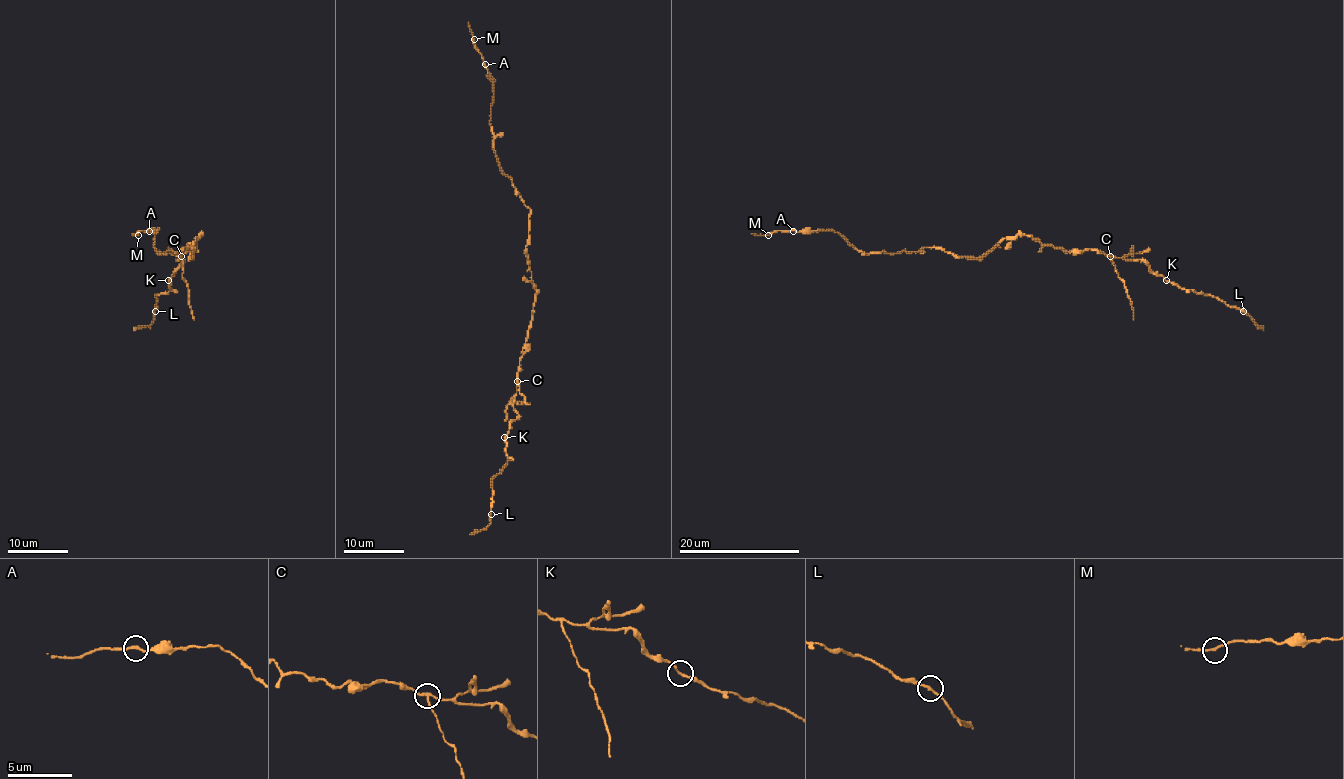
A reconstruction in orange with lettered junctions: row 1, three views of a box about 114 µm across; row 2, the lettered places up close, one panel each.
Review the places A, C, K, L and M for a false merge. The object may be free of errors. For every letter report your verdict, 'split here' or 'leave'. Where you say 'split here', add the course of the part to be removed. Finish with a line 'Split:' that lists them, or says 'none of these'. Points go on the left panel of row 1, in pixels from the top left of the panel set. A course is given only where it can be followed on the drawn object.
A: leave
C: split here | (182, 256), (182, 279), (188, 288), (194, 320)
K: leave
L: leave
M: leave
Split: C

